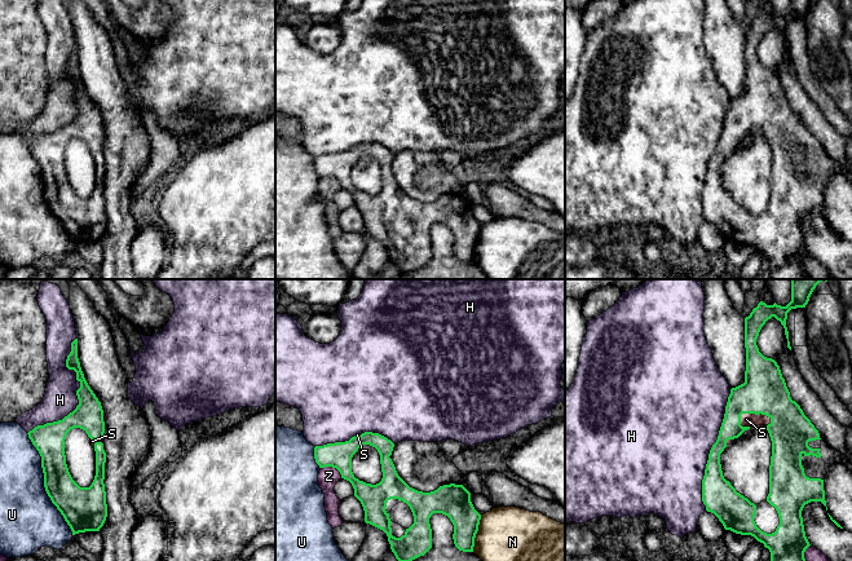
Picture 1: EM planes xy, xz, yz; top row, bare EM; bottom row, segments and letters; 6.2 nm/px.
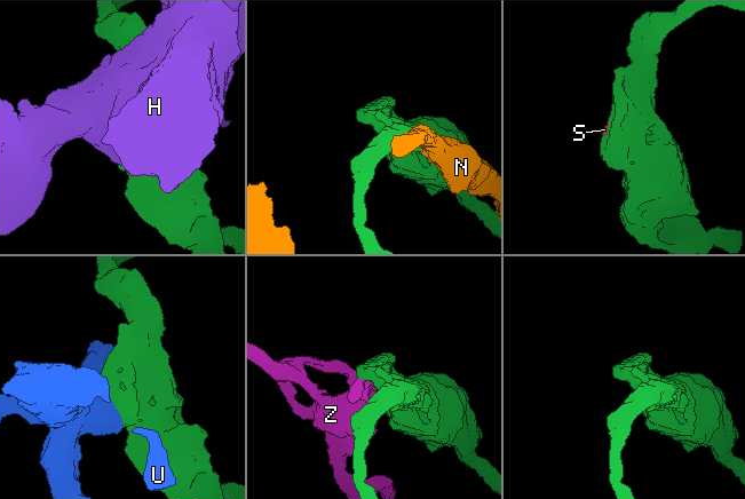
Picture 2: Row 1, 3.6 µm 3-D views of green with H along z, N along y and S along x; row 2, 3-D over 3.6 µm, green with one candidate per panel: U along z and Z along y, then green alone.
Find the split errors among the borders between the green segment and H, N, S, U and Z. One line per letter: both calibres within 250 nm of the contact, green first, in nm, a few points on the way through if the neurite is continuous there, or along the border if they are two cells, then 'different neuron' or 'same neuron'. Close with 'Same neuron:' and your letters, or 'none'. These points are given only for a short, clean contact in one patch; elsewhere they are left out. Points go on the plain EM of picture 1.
H: 190 nm thick on the green side, 200 nm on the other; different neuron
N: 200 nm thick on the green side, 440 nm on the other; different neuron
S: 280 nm thick on the green side, 80 nm on the other; same neuron
U: 240 nm thick on the green side, 360 nm on the other; different neuron
Z: 160 nm thick on the green side, 120 nm on the other; different neuron
Same neuron: S

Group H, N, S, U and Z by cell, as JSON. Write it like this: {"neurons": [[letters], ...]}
{"neurons": [["H"], ["N"], ["S"], ["U"], ["Z"]]}

